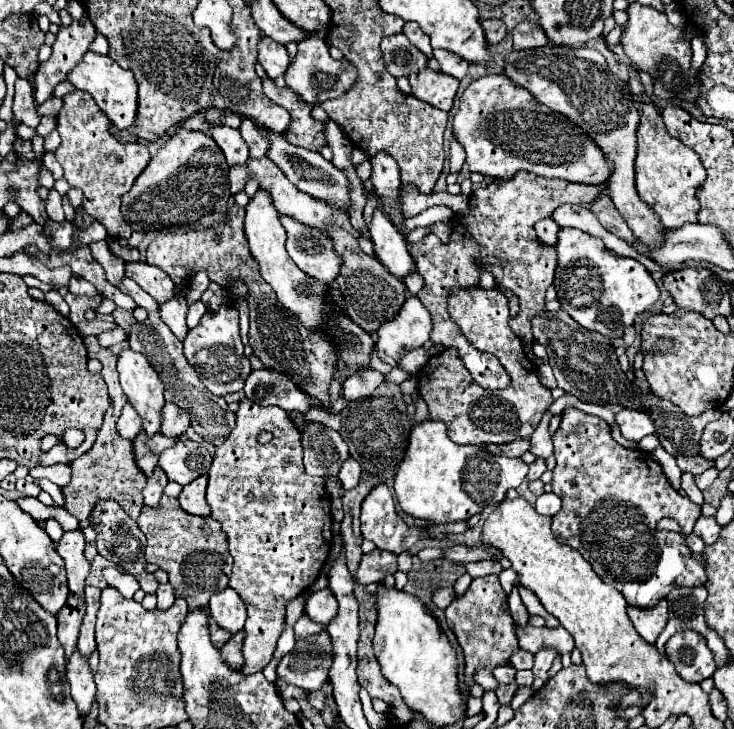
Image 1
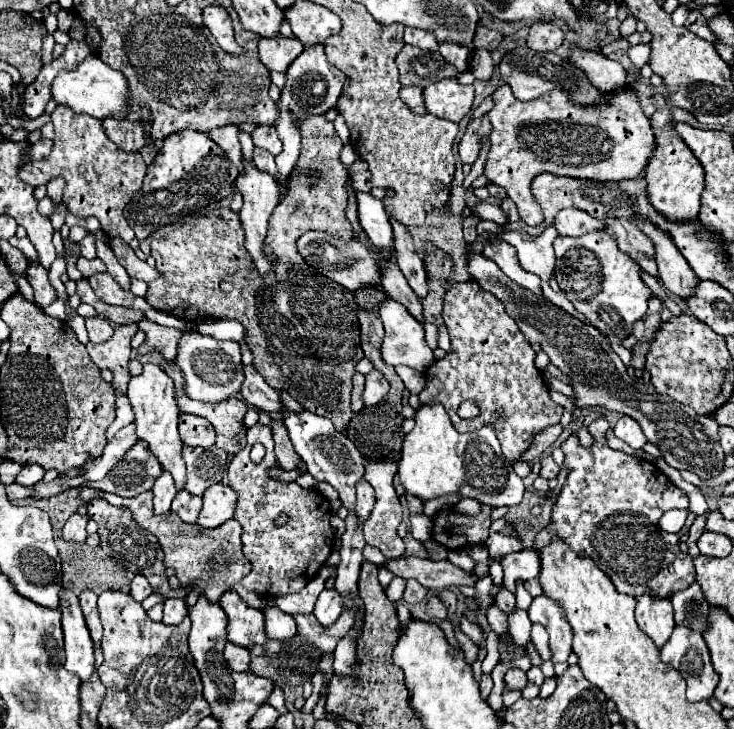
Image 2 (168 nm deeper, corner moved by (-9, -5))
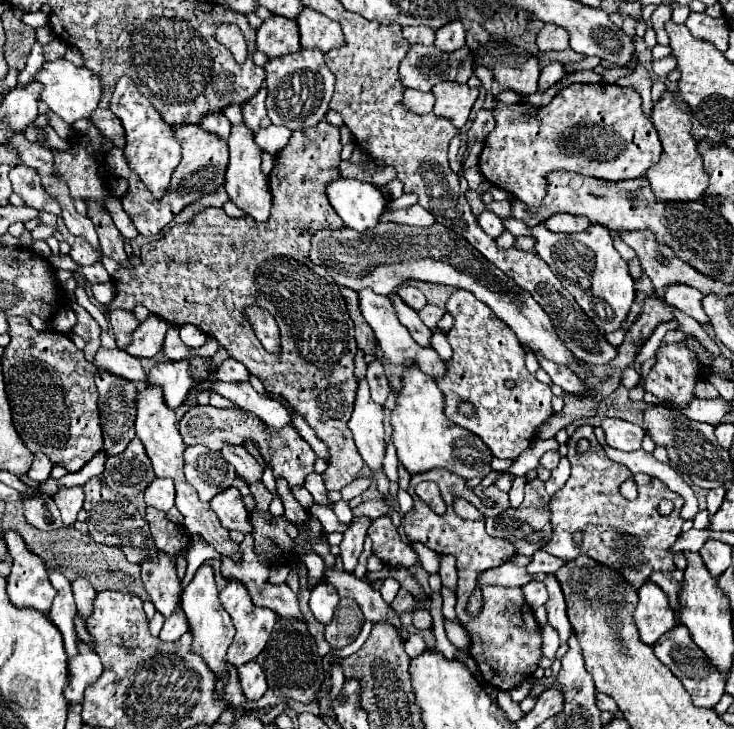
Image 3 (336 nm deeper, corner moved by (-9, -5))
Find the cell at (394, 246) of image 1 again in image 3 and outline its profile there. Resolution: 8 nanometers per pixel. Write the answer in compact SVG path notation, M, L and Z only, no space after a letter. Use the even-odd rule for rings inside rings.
M337 178L327 184L327 198L345 226L353 230L373 228L385 210L385 196L369 182L355 178Z

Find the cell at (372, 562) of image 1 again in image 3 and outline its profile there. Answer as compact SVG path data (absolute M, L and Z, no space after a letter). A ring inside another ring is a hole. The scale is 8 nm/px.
M503 564L501 568L495 568L493 572L485 572L485 576L481 576L481 584L495 584L509 588L521 588L527 582L531 582L531 574L515 564Z

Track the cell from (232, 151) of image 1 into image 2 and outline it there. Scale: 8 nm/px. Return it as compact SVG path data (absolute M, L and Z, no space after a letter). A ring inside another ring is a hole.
M229 124L229 126L221 126L221 128L213 128L209 132L209 138L213 142L217 142L225 154L229 156L229 160L239 168L239 174L245 174L243 168L243 152L241 152L241 144L239 144L239 128Z

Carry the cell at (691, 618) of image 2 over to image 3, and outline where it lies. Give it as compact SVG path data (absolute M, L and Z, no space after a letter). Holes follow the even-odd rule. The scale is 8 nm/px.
M671 570L671 572L653 572L649 576L649 580L653 580L655 584L659 584L663 588L663 592L669 596L669 602L675 610L675 614L679 612L679 588L681 588L681 580L683 580L683 572L681 570Z

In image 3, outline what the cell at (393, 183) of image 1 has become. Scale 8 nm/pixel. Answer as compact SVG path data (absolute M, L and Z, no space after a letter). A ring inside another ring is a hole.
M401 286L401 288L397 288L397 294L399 294L399 298L401 298L401 300L405 300L405 304L407 304L407 306L411 306L411 308L413 308L413 310L417 310L417 312L427 304L427 300L425 300L423 292L421 292L421 290L417 290L417 288Z

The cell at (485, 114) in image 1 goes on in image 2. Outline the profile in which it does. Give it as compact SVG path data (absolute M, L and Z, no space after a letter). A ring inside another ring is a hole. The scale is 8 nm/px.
M507 84L493 92L491 98L495 106L487 112L491 122L491 150L485 162L485 176L507 192L517 204L525 224L537 226L543 222L531 196L531 180L537 174L551 172L557 176L619 182L637 178L645 170L655 138L635 90L625 86L607 96L609 104L585 108L569 104L563 92L549 92L549 96L541 96L533 102L517 100Z

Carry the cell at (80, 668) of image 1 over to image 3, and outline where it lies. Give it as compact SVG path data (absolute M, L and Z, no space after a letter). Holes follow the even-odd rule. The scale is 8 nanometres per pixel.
M51 568L47 570L47 576L49 576L49 582L53 584L53 588L57 590L47 618L61 632L67 656L75 656L77 654L77 634L75 634L75 626L73 626L73 616L75 616L77 608L75 608L75 600L73 600L73 592L71 592L71 582L61 572L51 570Z

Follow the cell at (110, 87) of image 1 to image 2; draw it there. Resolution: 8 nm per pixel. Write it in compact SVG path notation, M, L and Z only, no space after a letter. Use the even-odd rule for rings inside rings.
M89 54L89 58L85 58L73 72L61 72L53 80L51 92L53 92L53 100L57 100L59 104L73 108L77 114L89 114L99 120L105 120L115 114L119 114L121 118L127 118L131 110L131 102L129 102L131 92L129 92L127 78L121 76L119 70L113 70L111 66L107 66L95 54Z

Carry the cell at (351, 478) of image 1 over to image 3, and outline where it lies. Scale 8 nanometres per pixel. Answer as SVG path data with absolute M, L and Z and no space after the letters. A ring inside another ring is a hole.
M355 518L351 528L347 532L343 532L343 542L339 544L341 548L341 560L343 560L343 570L345 572L353 572L357 566L357 560L363 552L363 540L367 536L367 528L369 528L371 520L369 518Z

